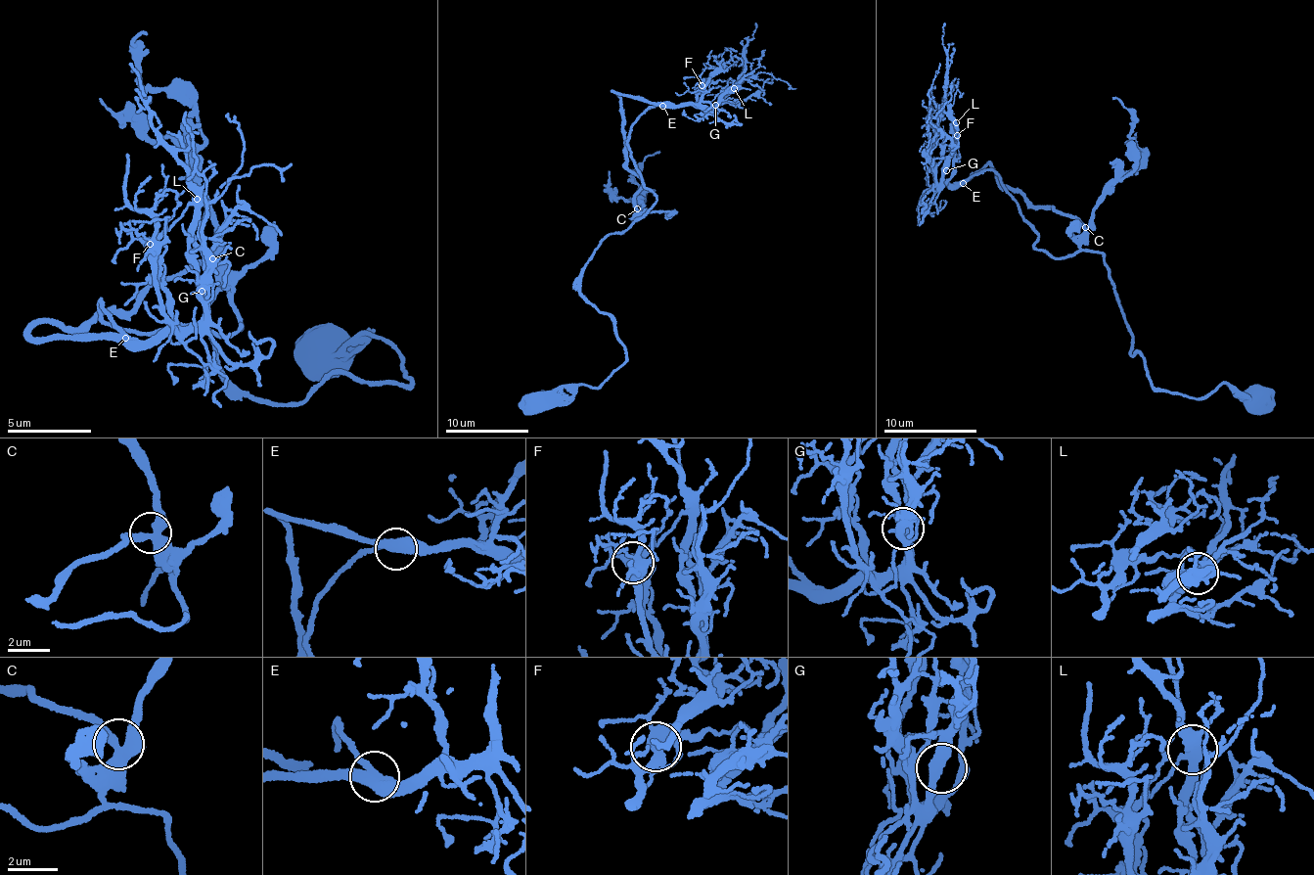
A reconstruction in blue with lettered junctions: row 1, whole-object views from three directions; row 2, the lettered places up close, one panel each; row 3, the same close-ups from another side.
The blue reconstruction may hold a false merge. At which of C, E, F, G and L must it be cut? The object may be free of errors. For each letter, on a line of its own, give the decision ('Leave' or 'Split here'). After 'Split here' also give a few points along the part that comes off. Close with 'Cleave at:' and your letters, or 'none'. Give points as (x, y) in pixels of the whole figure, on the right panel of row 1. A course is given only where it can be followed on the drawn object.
C: Leave
E: Leave
F: Leave
G: Leave
L: Leave
Cleave at: none

